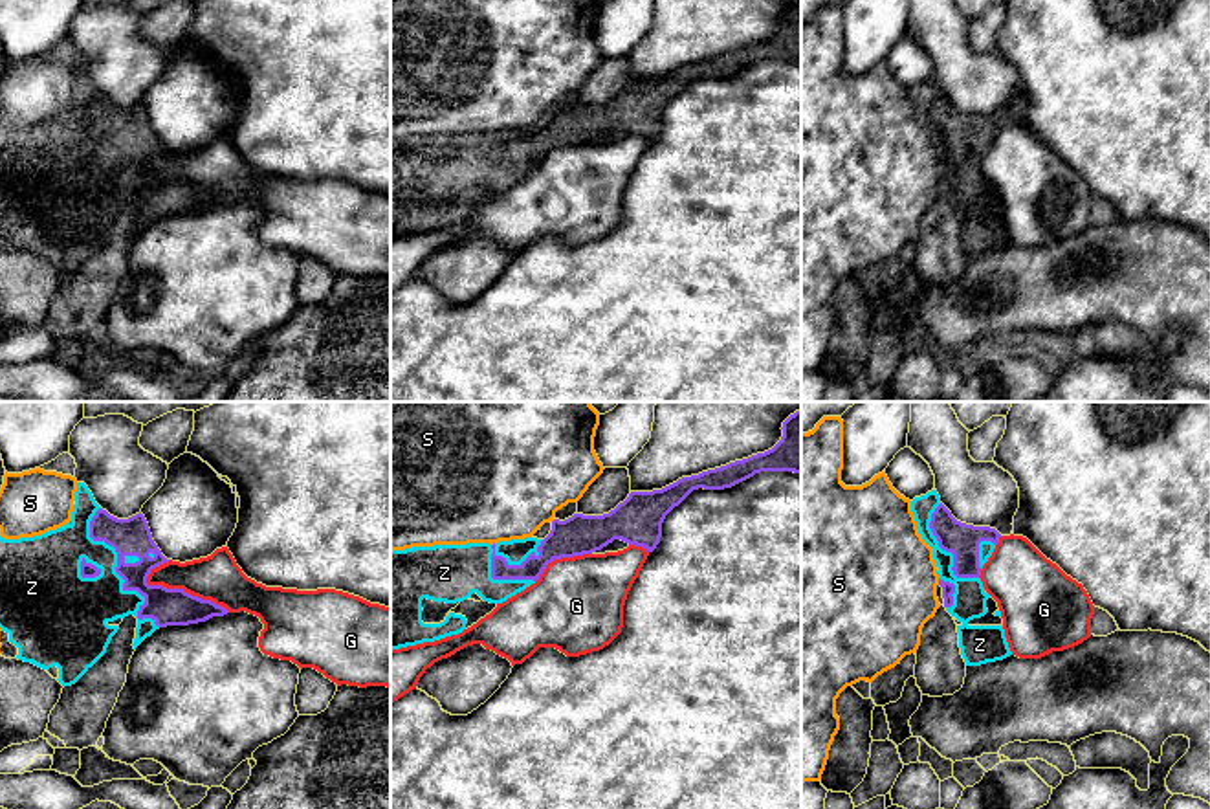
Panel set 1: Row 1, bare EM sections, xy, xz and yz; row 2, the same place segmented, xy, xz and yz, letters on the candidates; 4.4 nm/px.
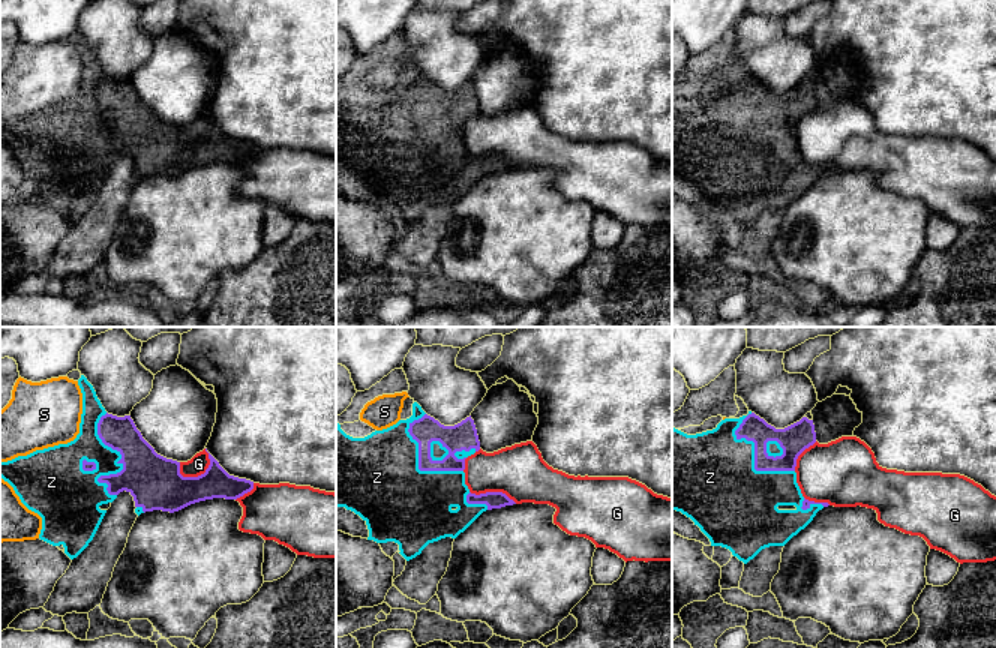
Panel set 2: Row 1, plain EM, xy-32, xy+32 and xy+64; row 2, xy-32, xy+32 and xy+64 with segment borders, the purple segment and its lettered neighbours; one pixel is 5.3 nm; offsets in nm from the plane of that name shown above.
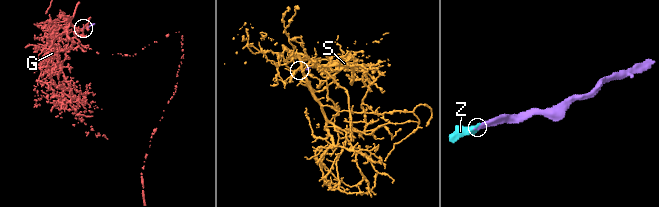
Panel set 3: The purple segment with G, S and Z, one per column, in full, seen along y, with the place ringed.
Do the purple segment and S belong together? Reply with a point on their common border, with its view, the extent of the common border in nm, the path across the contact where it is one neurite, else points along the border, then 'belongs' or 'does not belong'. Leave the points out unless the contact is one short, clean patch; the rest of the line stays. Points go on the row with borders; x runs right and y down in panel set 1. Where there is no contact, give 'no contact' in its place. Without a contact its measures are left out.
yz (939, 582) | 30 nm | along yz (937, 578), (939, 584) | does not belong

